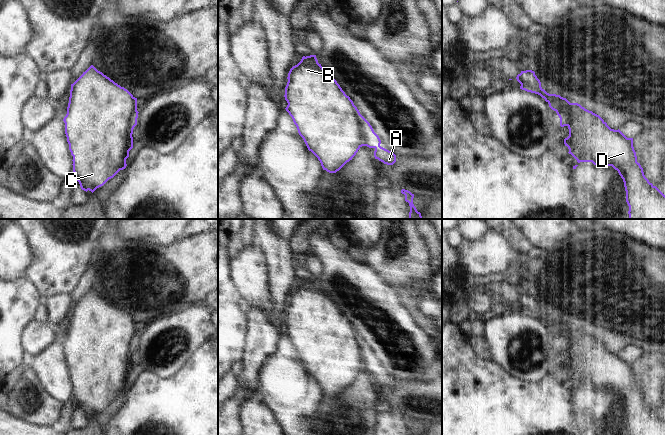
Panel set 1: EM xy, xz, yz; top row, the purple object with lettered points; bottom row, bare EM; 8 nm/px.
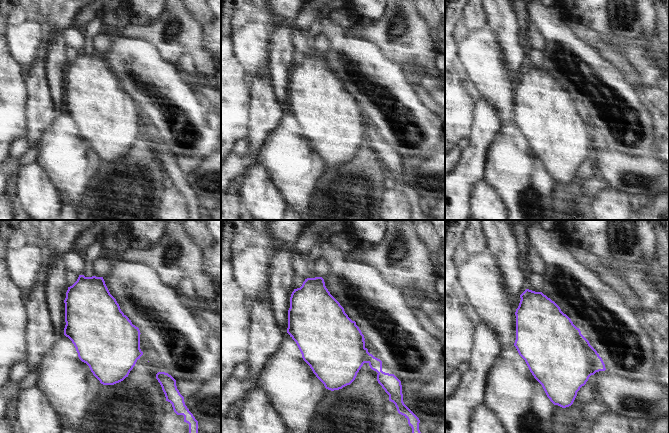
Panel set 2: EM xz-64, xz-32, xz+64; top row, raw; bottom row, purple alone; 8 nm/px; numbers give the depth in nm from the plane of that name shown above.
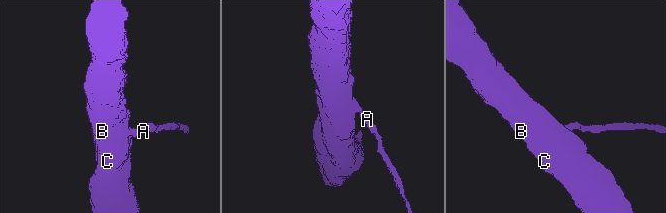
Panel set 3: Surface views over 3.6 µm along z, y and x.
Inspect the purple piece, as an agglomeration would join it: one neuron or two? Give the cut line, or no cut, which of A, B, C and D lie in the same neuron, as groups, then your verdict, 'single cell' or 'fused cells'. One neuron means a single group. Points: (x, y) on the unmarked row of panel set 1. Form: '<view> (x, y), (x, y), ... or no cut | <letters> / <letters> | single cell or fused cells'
xz (359, 336), (360, 351), (364, 355), (366, 369) | A / B C D | fused cells

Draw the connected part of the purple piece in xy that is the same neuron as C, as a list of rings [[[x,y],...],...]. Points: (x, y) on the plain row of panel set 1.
[[[93,289],[71,308],[67,338],[63,345],[69,374],[73,380],[75,404],[79,406],[82,414],[86,416],[89,414],[93,417],[120,394],[126,392],[126,383],[129,381],[129,375],[133,372],[133,339],[137,336],[137,322],[98,295]]]

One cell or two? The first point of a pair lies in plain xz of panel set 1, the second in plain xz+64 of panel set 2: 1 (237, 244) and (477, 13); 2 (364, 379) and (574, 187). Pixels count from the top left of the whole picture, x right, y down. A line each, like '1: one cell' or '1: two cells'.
1: two cells
2: one cell

